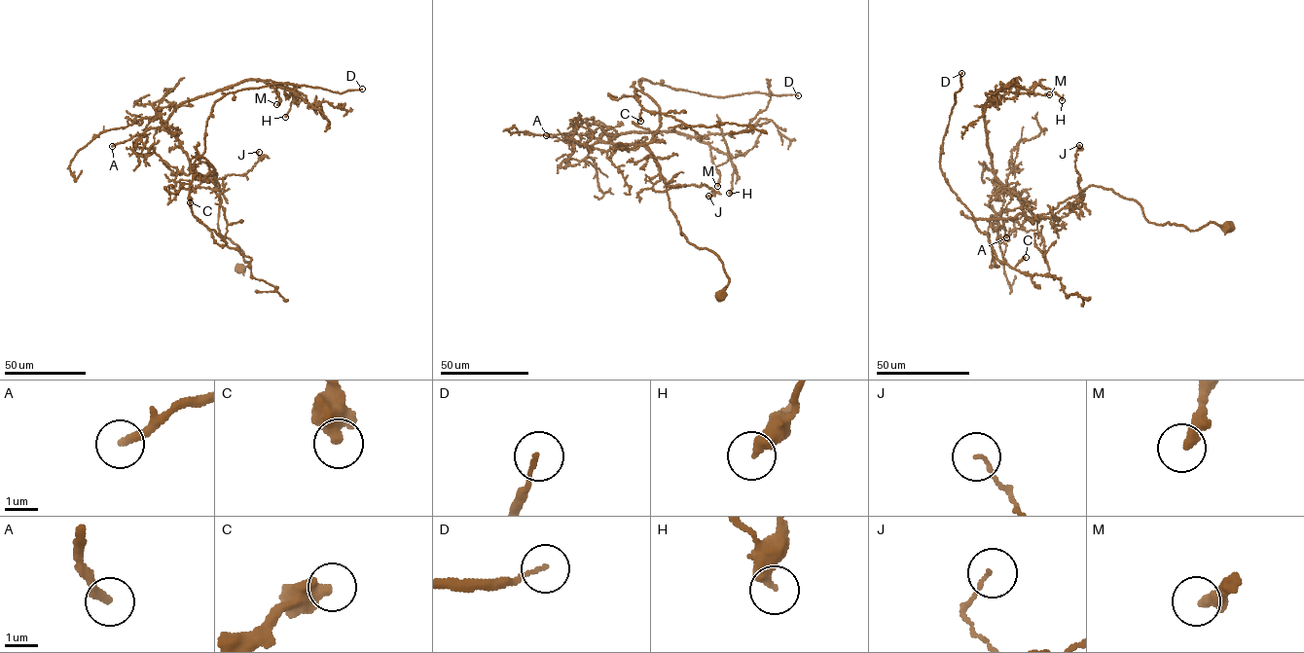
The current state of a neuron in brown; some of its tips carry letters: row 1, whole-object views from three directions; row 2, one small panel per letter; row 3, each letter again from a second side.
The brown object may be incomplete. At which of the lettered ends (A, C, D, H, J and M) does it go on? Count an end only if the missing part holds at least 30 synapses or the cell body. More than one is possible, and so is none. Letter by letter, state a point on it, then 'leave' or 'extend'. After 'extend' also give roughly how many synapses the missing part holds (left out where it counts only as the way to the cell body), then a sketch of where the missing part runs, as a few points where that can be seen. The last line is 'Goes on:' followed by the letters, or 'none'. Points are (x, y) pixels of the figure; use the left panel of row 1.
A: place (112, 146); leave
C: place (190, 202); leave
D: place (362, 89); extend; 300 synapses
H: place (285, 117); leave
J: place (259, 152); leave
M: place (276, 104); extend; 100 synapses; course (276, 104), (261, 105), (251, 91), (233, 86)
Goes on: D, M

